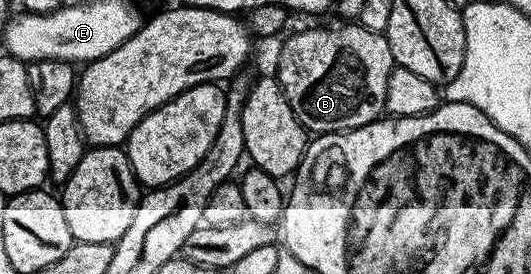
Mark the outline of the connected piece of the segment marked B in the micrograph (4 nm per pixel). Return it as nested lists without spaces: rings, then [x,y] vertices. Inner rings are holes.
[[[358,25],[311,27],[283,43],[277,78],[299,123],[315,135],[352,131],[374,123],[387,106],[389,77],[397,64],[386,34]]]

